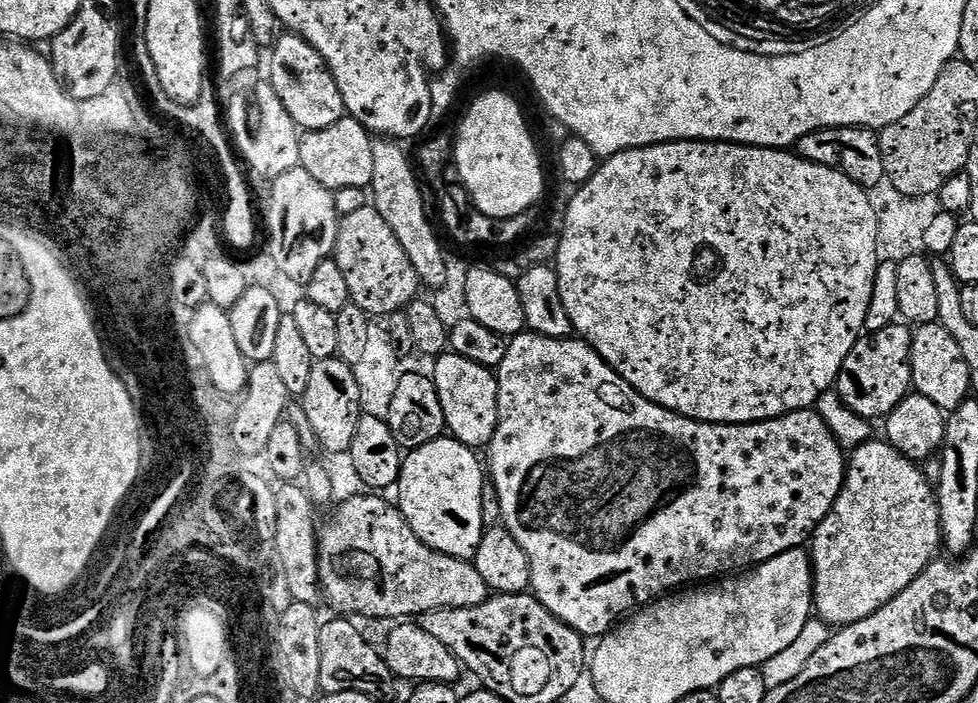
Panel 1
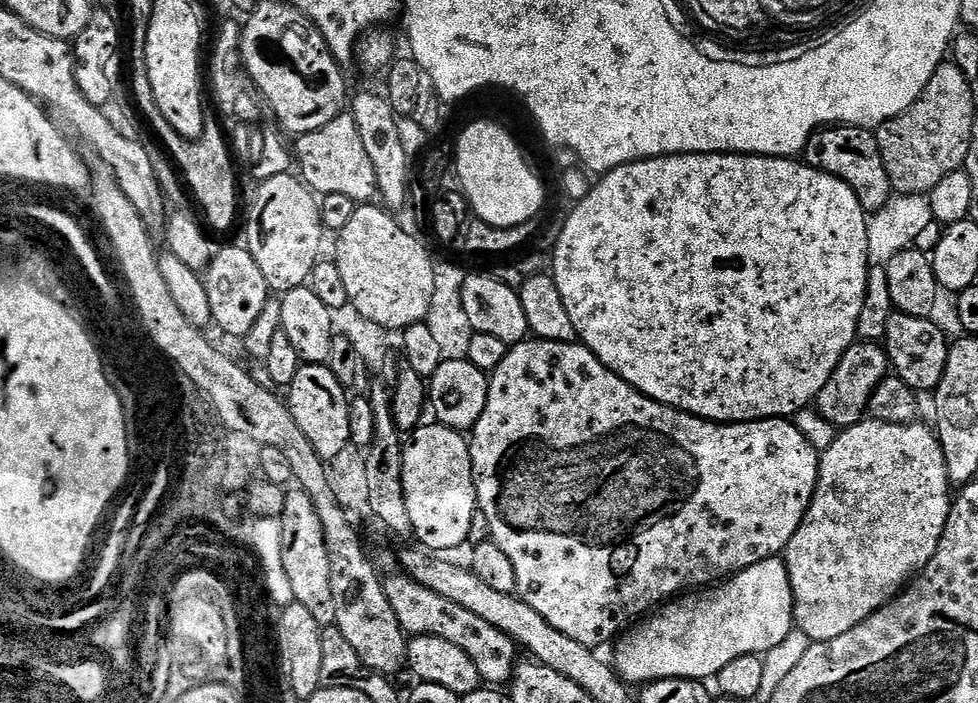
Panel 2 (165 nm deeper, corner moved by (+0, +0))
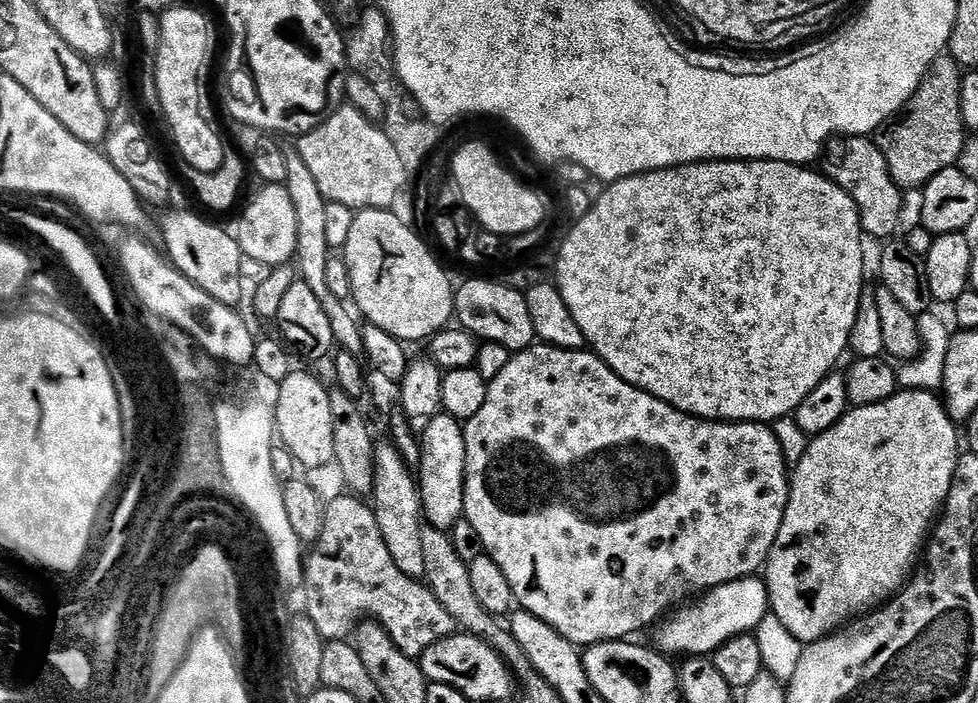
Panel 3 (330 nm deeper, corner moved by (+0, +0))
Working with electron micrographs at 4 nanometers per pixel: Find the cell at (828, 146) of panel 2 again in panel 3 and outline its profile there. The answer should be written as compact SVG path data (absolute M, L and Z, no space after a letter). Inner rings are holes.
M834 136L824 146L822 153L823 175L834 181L860 211L860 227L869 237L892 238L900 228L900 215L904 198L902 189L894 182L886 166L886 158L875 139L867 136Z

